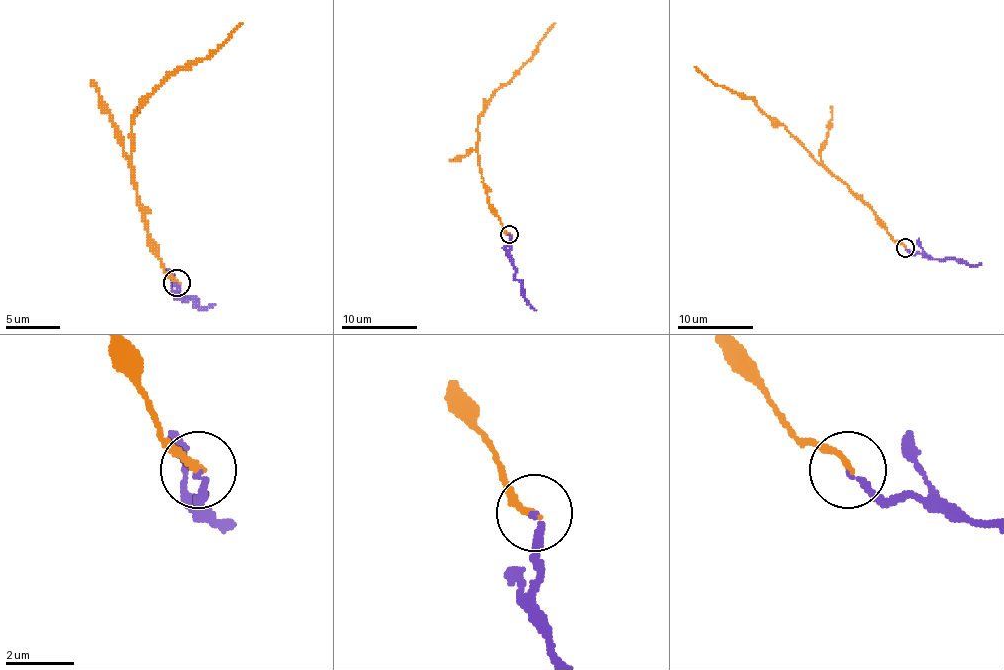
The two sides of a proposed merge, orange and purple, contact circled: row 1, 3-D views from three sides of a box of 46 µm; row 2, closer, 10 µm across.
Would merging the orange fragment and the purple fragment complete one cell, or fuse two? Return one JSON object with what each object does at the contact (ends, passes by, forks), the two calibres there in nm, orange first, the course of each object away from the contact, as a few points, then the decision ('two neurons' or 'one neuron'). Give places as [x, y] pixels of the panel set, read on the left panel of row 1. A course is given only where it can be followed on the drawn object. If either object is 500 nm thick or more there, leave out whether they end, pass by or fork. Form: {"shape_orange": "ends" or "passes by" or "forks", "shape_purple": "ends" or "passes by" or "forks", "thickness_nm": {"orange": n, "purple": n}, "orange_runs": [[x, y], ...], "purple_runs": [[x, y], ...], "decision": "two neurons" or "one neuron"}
{"shape_orange": "ends", "shape_purple": "ends", "thickness_nm": {"orange": 190, "purple": 140}, "orange_runs": [[177, 283], [163, 269], [139, 204], [131, 172], [131, 118], [177, 69], [188, 69], [242, 23]], "purple_runs": [[177, 283], [177, 294], [182, 299], [193, 299], [201, 307], [215, 304]], "decision": "one neuron"}

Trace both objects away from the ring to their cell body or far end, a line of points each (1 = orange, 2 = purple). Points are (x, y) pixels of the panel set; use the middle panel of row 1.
1: (510, 234), (483, 183), (477, 155), (477, 119), (485, 112), (491, 97), (532, 55), (538, 42), (555, 23)
2: (510, 234), (510, 259), (513, 263), (515, 278), (521, 284), (527, 301), (536, 310)

